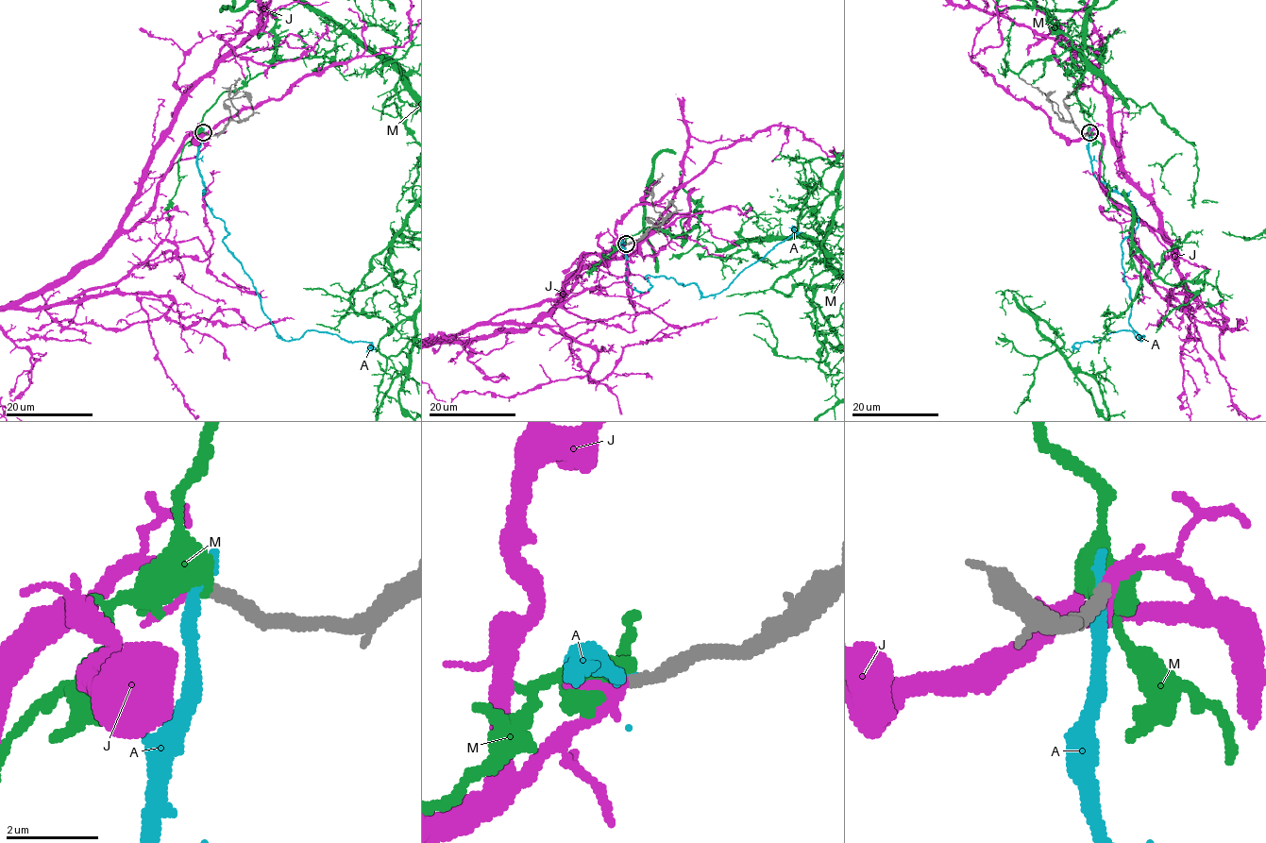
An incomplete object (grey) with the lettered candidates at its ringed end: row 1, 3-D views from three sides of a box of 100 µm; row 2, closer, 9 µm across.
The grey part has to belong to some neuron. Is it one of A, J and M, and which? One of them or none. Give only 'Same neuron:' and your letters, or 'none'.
Same neuron: J

